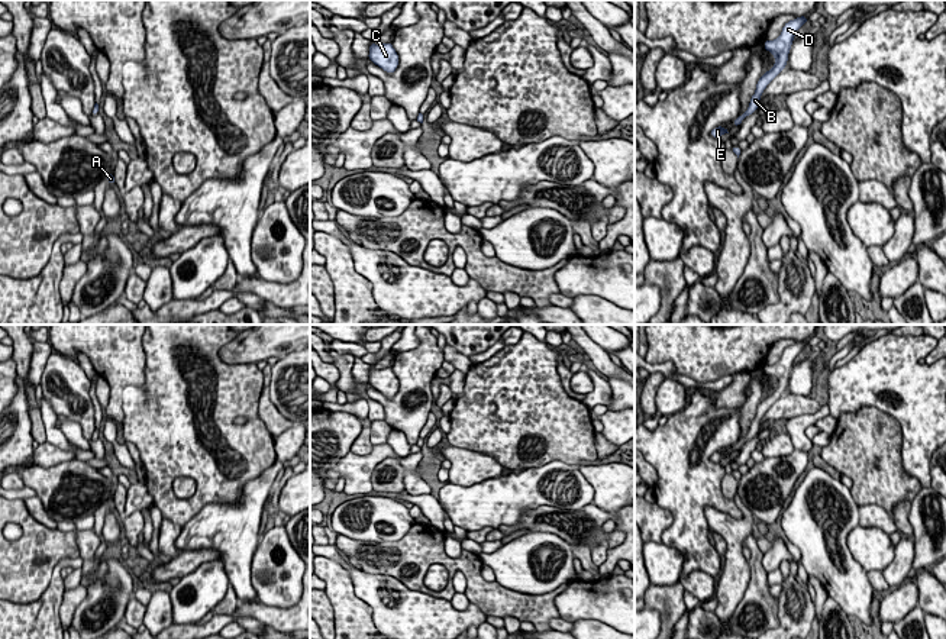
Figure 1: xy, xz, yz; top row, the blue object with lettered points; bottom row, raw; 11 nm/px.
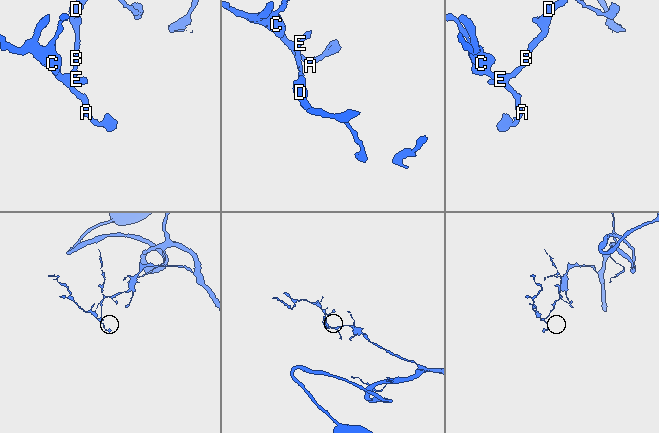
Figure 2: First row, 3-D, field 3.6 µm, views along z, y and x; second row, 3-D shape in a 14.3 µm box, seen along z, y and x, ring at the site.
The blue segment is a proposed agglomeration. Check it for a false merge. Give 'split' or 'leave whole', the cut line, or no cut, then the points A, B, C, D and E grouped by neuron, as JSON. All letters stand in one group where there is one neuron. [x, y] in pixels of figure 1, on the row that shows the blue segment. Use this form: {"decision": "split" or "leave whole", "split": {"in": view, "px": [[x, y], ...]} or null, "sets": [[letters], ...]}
{"decision": "leave whole", "split": null, "sets": [["A", "B", "C", "D", "E"]]}

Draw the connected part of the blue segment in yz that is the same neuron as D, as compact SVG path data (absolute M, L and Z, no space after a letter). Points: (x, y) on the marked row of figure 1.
M800 16L794 20L790 20L784 25L781 35L775 41L765 41L763 48L775 57L774 67L766 71L756 84L755 94L750 99L748 110L734 119L733 126L737 128L745 117L755 113L759 107L761 94L766 85L787 67L788 54L794 41L797 30L807 22L807 16Z

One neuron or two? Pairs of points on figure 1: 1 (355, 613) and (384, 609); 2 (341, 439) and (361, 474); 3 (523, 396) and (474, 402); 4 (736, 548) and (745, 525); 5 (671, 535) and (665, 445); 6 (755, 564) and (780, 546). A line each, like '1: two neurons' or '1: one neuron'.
1: two neurons
2: two neurons
3: one neuron
4: one neuron
5: one neuron
6: two neurons

